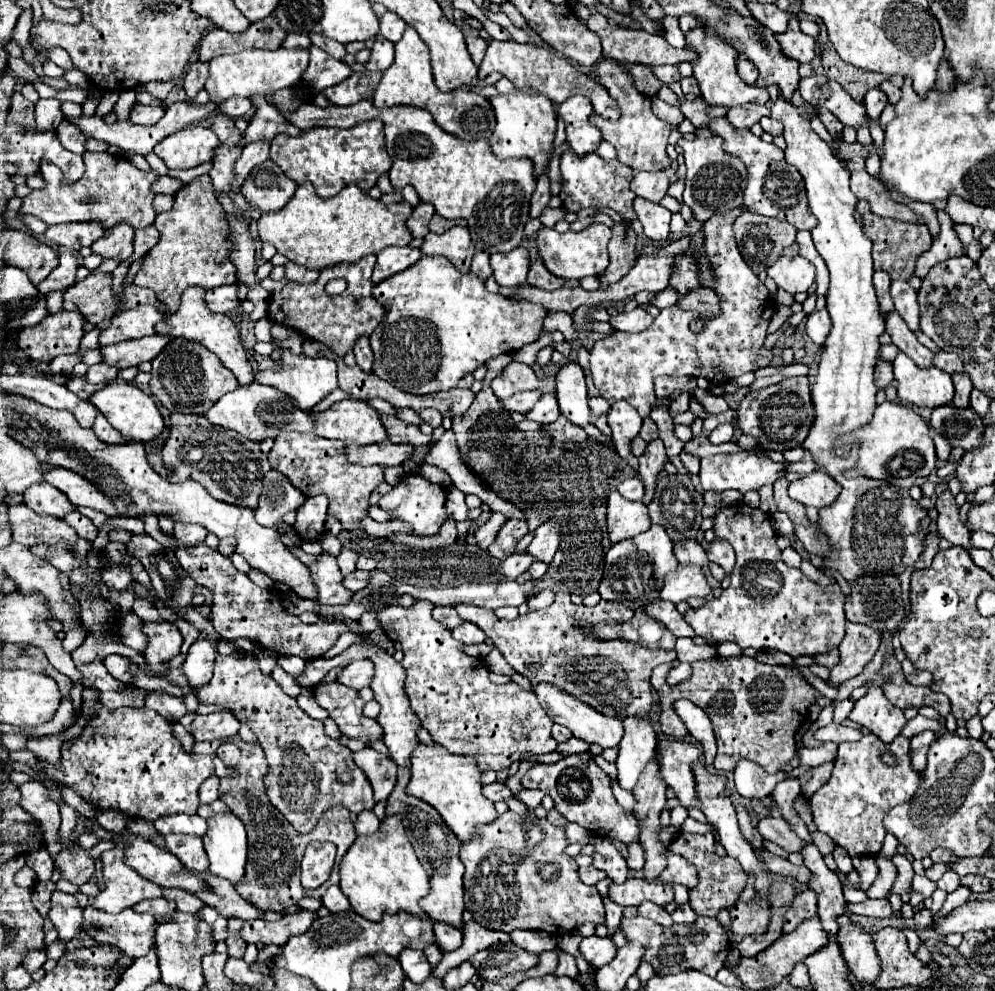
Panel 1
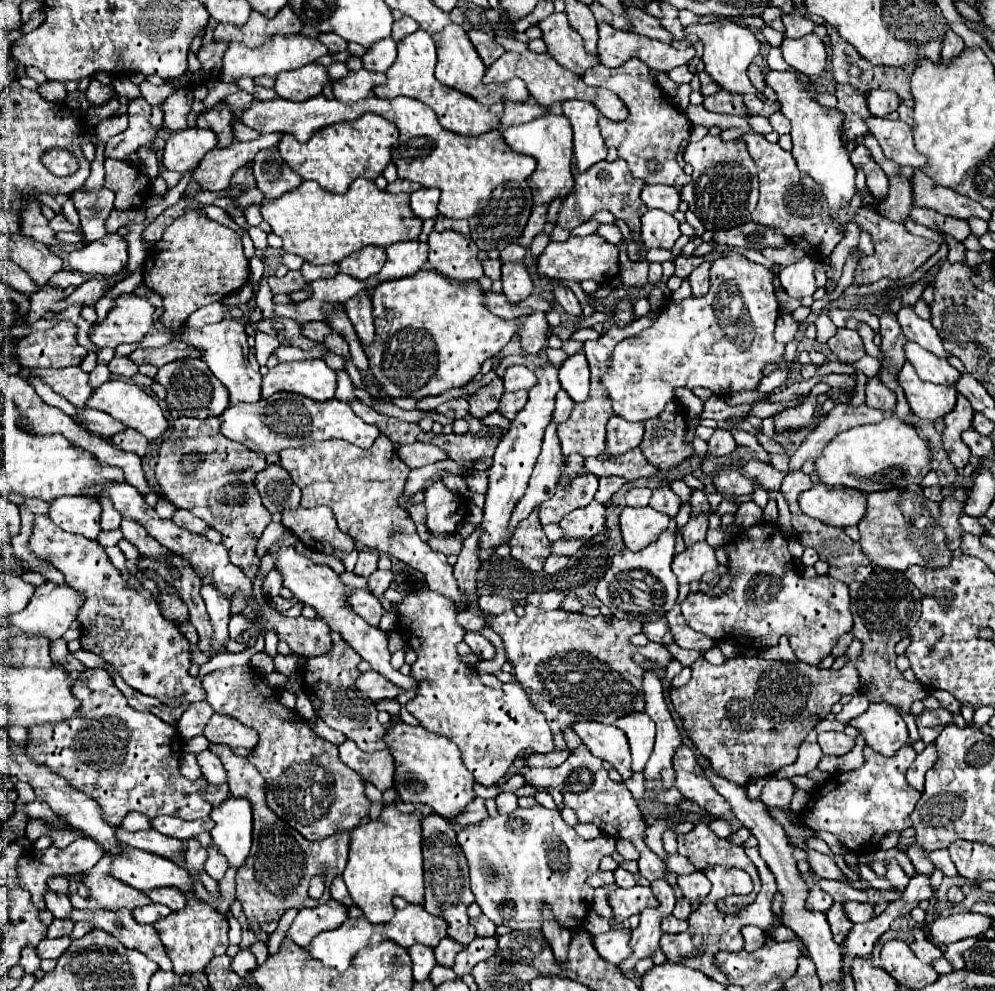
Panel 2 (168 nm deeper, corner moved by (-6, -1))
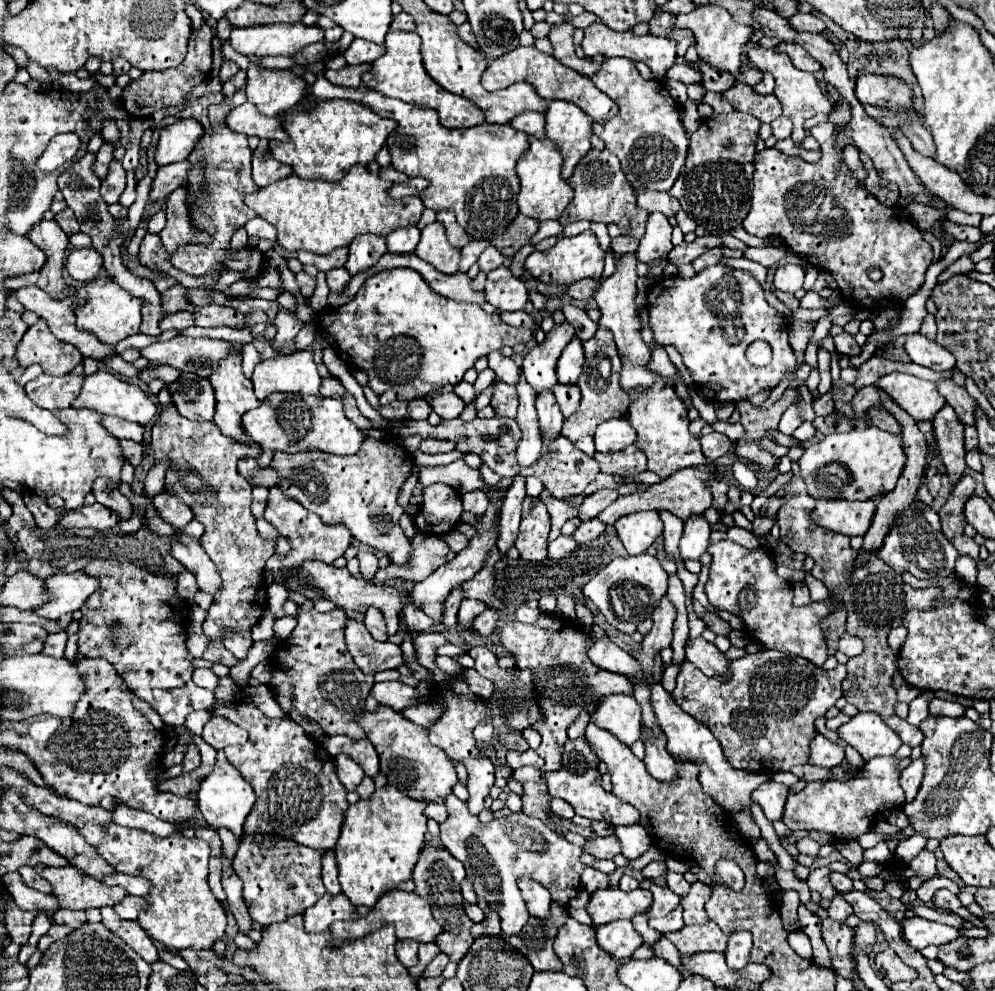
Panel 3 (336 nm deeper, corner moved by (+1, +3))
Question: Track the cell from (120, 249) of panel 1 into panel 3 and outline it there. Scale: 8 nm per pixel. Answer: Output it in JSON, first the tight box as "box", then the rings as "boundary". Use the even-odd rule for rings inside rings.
{"box":[68,248,102,282],"boundary":[[[92,248],[72,250],[68,256],[68,274],[78,282],[94,280],[100,268],[102,268],[102,256]]]}

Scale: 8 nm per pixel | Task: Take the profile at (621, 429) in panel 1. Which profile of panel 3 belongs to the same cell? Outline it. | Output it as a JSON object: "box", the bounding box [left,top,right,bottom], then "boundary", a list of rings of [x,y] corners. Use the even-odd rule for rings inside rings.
{"box":[596,418,636,452],"boundary":[[[626,418],[606,420],[596,430],[596,452],[618,452],[636,442],[636,432]]]}

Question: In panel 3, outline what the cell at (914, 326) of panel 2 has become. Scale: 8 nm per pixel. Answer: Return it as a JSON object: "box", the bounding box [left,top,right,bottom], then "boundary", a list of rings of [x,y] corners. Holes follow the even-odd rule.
{"box":[906,334,956,370],"boundary":[[[920,334],[906,336],[906,352],[914,364],[926,366],[930,370],[952,370],[956,364],[954,356],[946,348]]]}

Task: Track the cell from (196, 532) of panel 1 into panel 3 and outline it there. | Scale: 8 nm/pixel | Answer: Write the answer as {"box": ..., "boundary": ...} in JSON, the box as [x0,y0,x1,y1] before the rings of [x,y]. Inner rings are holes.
{"box":[152,490,194,528],"boundary":[[[166,490],[152,498],[152,506],[158,512],[158,516],[162,514],[162,518],[176,528],[184,528],[194,518],[190,508],[182,504],[182,500],[176,500],[176,496],[170,496],[170,492]]]}

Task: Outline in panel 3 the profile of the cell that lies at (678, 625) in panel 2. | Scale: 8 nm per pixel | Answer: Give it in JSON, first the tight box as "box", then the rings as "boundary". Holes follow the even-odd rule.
{"box":[686,636,730,680],"boundary":[[[702,636],[686,642],[686,660],[700,668],[700,672],[704,672],[706,676],[718,676],[722,680],[730,676],[730,662],[726,660],[726,656]]]}

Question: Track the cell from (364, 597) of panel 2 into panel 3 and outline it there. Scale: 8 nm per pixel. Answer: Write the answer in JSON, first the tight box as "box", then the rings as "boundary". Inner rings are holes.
{"box":[364,608,388,642],"boundary":[[[368,608],[366,618],[364,618],[364,624],[366,624],[366,628],[368,628],[368,632],[372,634],[374,640],[380,640],[380,642],[386,642],[386,640],[388,640],[386,622],[384,622],[384,616],[382,616],[380,610]]]}

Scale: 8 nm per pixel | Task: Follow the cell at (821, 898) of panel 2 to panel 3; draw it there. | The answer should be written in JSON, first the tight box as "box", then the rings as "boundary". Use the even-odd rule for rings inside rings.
{"box":[808,866,836,898],"boundary":[[[822,866],[810,872],[808,876],[808,886],[812,892],[818,892],[822,898],[834,898],[836,896],[836,888],[830,884],[830,868]]]}

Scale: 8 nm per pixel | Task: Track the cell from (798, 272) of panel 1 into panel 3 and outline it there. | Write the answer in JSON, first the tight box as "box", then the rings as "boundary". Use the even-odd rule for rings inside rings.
{"box":[774,264,804,292],"boundary":[[[784,264],[784,266],[778,266],[776,274],[774,274],[774,286],[780,290],[780,292],[798,292],[802,288],[802,282],[804,282],[804,268],[798,266],[798,264]]]}

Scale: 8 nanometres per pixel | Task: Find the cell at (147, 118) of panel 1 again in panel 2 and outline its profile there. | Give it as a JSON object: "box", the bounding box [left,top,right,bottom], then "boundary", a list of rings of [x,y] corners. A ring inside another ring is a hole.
{"box":[105,98,157,160],"boundary":[[[137,98],[137,100],[129,102],[127,116],[129,116],[127,130],[113,136],[105,146],[105,156],[107,158],[125,160],[129,154],[137,152],[141,146],[153,142],[153,138],[157,134],[157,130],[149,122],[151,106],[143,98]]]}

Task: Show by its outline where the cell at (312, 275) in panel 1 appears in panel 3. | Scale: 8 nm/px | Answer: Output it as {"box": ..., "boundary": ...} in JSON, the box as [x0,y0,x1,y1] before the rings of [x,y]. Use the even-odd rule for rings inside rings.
{"box":[298,248,348,272],"boundary":[[[336,248],[330,254],[310,254],[310,252],[298,252],[298,260],[302,264],[314,264],[320,272],[328,272],[332,268],[344,266],[346,264],[346,256],[348,256],[348,248]]]}

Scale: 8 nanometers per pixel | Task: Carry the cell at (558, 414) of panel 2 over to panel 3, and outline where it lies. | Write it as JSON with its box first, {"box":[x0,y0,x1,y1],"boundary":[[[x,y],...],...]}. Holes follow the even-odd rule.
{"box":[552,384,580,418],"boundary":[[[556,384],[552,388],[556,400],[558,400],[558,406],[564,414],[564,418],[572,416],[572,412],[578,408],[580,404],[580,388],[576,384]]]}

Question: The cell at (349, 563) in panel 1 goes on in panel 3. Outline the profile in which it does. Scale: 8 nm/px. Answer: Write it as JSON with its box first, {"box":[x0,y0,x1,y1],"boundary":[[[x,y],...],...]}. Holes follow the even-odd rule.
{"box":[358,550,378,580],"boundary":[[[360,550],[358,552],[358,560],[360,560],[360,572],[366,580],[374,580],[374,574],[378,570],[378,558],[370,552],[370,550]]]}

